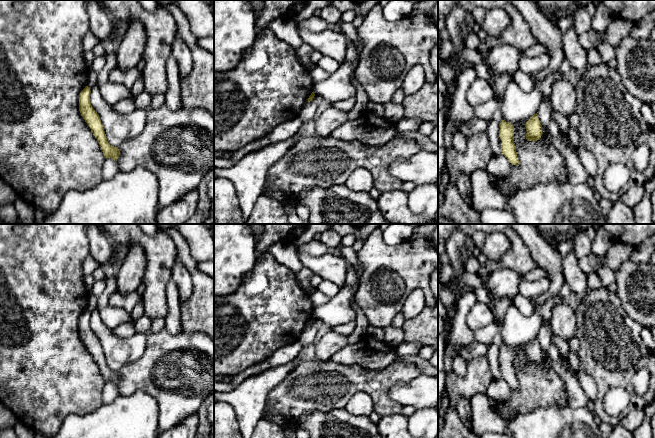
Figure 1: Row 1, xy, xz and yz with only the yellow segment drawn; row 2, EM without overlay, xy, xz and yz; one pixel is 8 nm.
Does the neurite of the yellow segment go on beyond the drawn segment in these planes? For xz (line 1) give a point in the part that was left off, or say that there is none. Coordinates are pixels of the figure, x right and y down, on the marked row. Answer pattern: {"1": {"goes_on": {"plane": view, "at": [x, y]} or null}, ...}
{"1": {"goes_on": null}}

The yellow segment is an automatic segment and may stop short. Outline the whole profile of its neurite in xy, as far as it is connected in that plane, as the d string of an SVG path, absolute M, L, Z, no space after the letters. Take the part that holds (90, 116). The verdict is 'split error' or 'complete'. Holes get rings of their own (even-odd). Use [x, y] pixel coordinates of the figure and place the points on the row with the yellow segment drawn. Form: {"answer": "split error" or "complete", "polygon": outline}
{"answer": "complete", "polygon": "M86 86L79 94L79 111L97 139L104 157L117 161L120 151L108 143L100 117L91 105L90 93L90 87Z"}

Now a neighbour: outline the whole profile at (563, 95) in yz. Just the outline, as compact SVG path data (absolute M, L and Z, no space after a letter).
M556 76L550 94L552 109L568 116L576 111L575 87L567 80L566 76Z

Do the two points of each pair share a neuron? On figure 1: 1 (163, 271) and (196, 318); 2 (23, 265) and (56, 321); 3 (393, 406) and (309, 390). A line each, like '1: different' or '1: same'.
1: different
2: same
3: same

